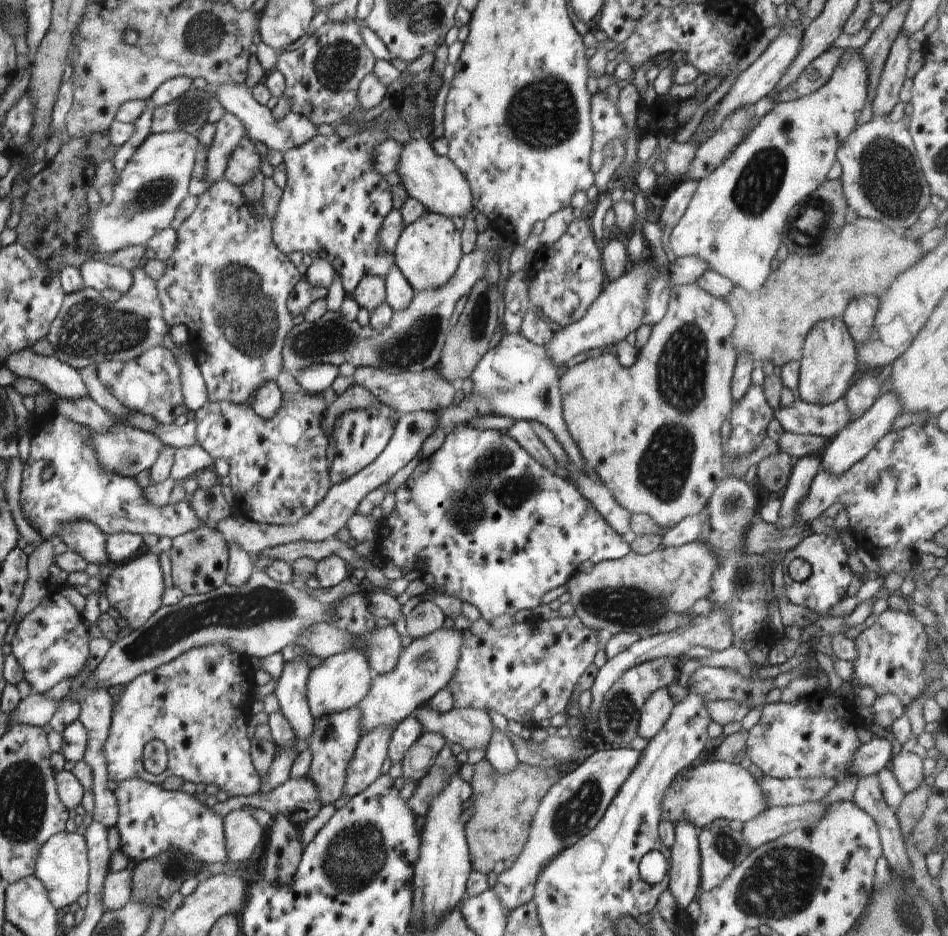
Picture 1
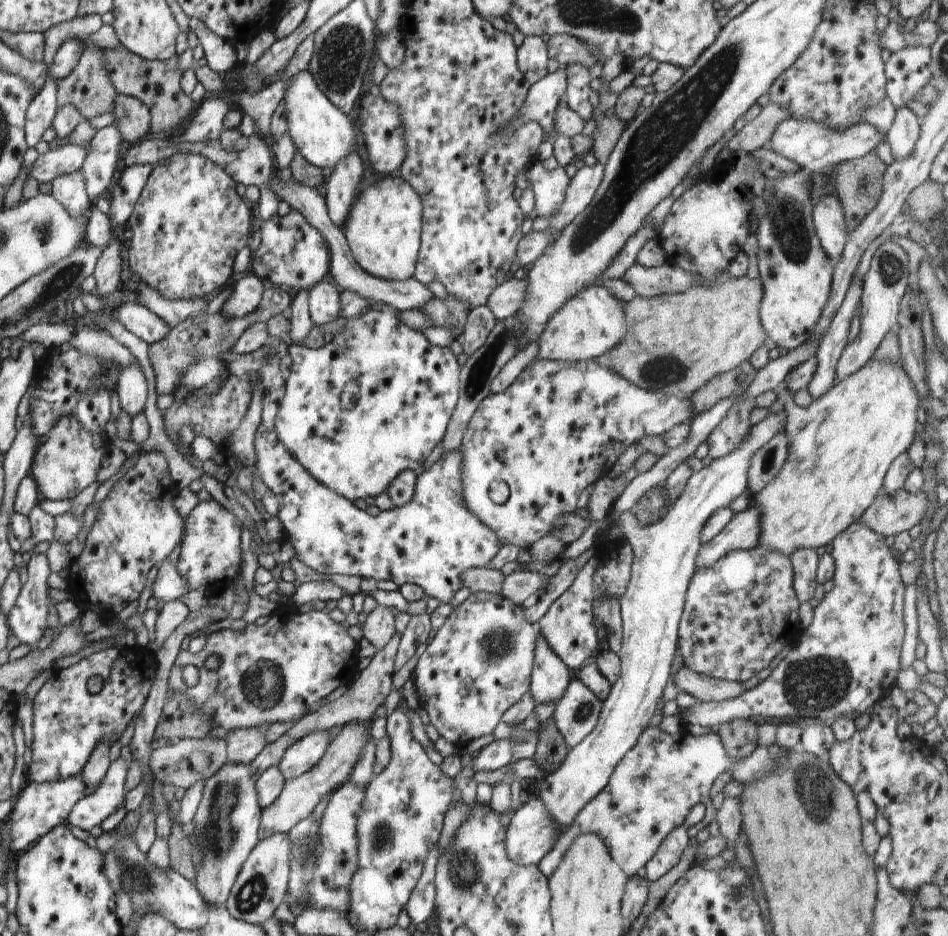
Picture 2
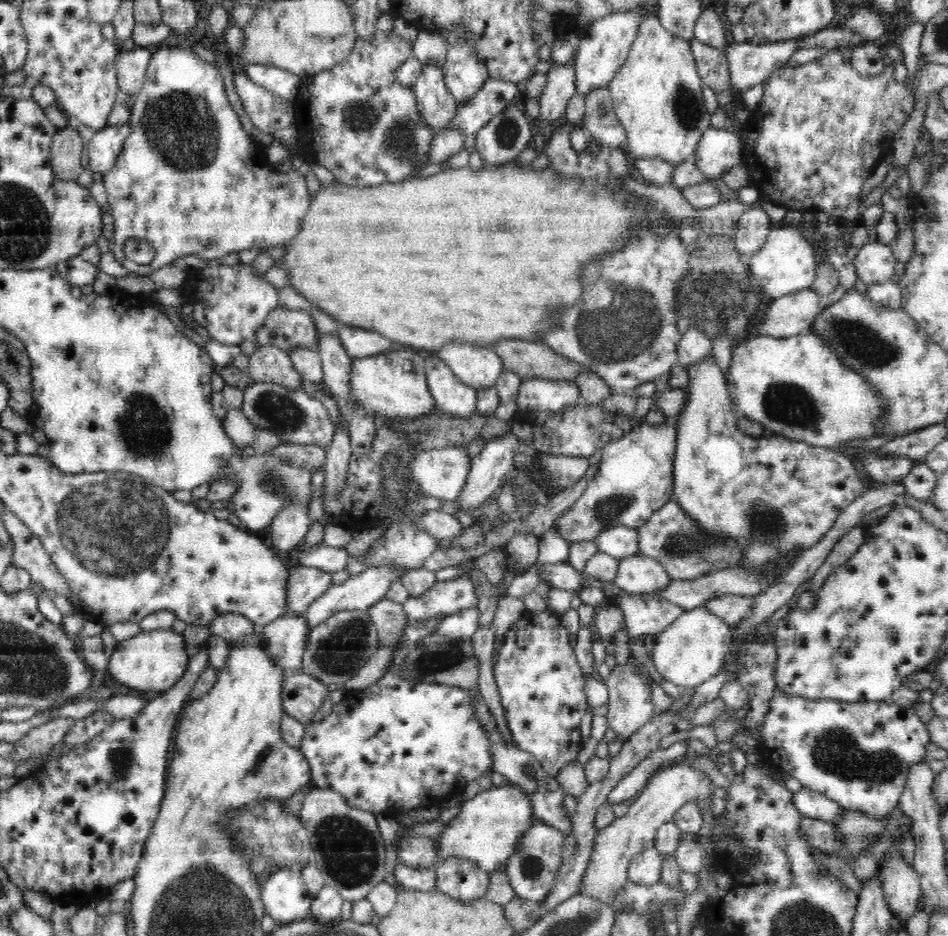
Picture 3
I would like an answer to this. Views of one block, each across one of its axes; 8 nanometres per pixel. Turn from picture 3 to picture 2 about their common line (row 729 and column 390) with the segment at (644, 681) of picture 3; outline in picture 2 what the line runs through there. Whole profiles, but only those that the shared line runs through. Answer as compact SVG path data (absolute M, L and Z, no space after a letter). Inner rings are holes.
M378 605L360 626L363 636L380 651L397 634L395 616L386 606Z

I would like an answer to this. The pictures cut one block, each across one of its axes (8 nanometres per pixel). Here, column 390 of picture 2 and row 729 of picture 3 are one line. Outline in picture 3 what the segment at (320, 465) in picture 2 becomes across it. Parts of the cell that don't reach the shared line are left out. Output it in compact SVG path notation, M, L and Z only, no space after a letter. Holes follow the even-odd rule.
M445 615L408 620L393 664L386 675L367 688L345 692L343 700L335 705L323 722L308 724L300 751L310 765L313 786L338 792L350 806L360 810L392 815L410 809L438 807L442 802L460 794L488 768L493 771L491 744L487 732L476 721L471 692L431 681L420 681L417 684L404 681L404 658L416 646L423 645L423 638L433 634L435 626L443 621L442 617Z

